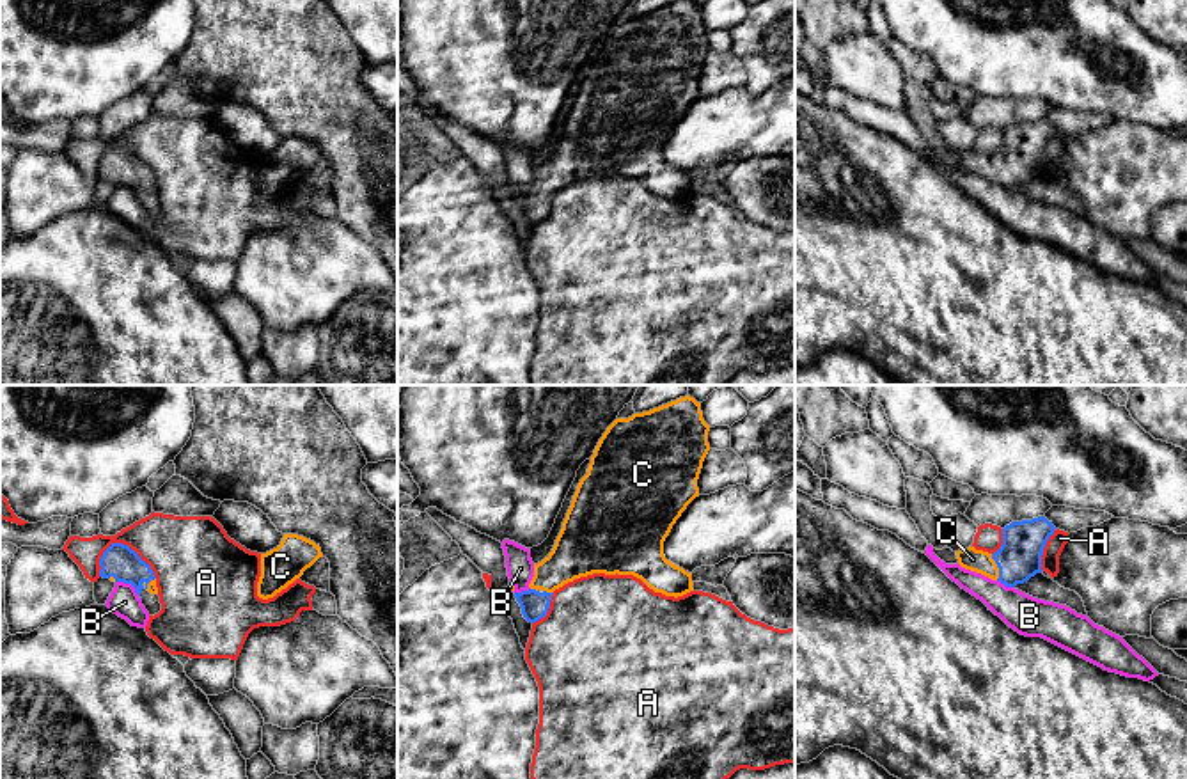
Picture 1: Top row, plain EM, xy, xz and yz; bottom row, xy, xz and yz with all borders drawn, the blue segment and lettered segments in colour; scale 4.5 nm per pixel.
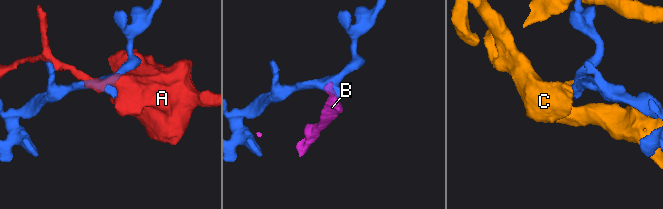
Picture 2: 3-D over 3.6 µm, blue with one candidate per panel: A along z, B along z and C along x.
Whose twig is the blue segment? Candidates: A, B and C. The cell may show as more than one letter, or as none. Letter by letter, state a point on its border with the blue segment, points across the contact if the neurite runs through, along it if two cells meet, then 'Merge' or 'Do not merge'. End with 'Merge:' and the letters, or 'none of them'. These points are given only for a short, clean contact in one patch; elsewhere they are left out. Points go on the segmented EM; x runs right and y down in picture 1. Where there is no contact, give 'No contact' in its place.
A: Touches blue at xy (126, 545). Do not merge
B: Touches blue at xy (128, 582). Boundary: xy (116, 581), (128, 582), (139, 595). Do not merge
C: Touches blue at yz (998, 566). Path across: yz (1019, 558), (1012, 565), (998, 566), (973, 559). Merge
Merge: C

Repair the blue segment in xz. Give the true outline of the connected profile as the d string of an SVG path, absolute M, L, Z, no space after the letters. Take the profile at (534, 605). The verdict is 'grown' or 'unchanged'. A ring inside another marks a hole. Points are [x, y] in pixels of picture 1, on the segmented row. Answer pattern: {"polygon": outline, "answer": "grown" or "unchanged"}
{"polygon": "M690 396L616 419L607 428L552 552L534 564L531 589L515 593L529 623L546 616L555 589L593 573L633 575L655 593L674 598L694 591L692 573L665 559L664 541L687 506L699 497L697 479L710 451L708 431L701 403Z", "answer": "grown"}

